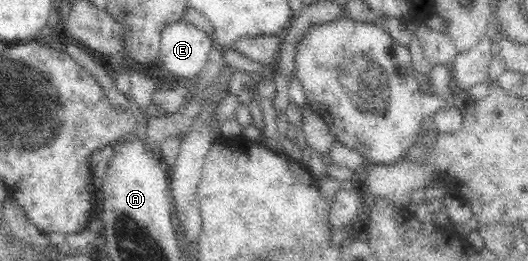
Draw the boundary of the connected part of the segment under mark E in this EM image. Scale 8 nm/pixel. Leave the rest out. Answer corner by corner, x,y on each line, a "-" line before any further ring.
181,19
169,22
160,32
160,47
157,59
163,61
163,67
167,71
171,71
171,75
179,75
179,77
193,77
201,73
213,47
205,31
191,22

